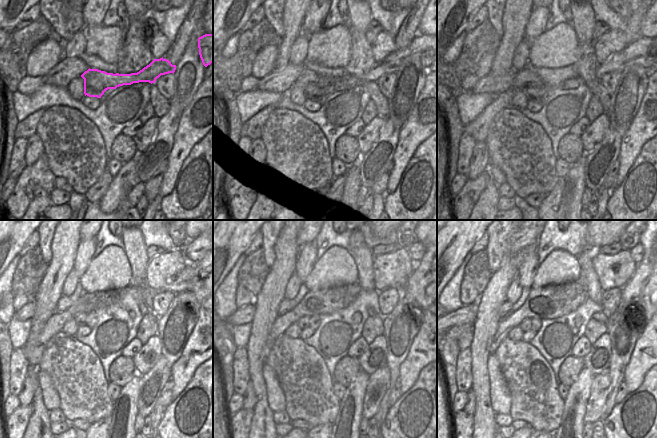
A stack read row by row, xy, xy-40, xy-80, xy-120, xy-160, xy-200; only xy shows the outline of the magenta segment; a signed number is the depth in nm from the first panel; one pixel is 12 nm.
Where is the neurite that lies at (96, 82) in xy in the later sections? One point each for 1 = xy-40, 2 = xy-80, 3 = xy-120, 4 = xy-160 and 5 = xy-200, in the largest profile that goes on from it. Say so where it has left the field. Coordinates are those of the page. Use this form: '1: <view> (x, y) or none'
1: xy-40 (314, 85)
2: xy-80 (634, 54)
3: xy-120 (181, 282)
4: xy-160 (286, 305)
5: xy-200 (507, 306)

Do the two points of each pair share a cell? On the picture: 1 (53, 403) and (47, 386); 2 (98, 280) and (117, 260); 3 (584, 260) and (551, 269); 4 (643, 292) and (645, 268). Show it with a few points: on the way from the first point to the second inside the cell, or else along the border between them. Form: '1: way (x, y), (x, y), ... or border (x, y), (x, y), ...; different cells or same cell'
1: way (51, 399), (48, 390); same cell
2: way (102, 275), (112, 265); same cell
3: border (577, 256), (580, 276); different cells
4: way (645, 286), (645, 274); same cell

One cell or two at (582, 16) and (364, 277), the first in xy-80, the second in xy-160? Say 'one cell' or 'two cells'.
one cell

